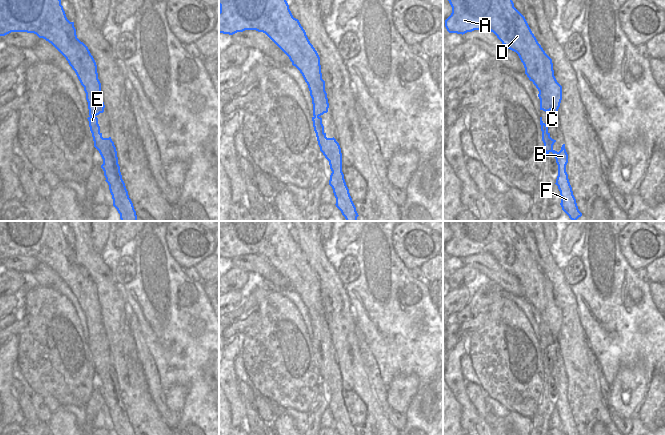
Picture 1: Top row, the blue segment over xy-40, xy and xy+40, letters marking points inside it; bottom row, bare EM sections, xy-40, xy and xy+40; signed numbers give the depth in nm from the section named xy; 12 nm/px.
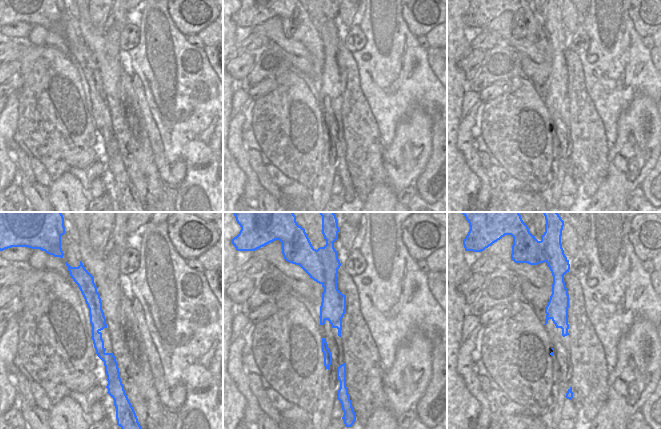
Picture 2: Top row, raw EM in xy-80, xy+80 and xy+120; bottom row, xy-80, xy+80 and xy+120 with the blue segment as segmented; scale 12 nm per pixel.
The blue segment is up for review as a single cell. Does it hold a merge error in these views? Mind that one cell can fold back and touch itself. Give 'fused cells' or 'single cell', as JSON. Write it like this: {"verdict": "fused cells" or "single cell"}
{"verdict": "fused cells"}

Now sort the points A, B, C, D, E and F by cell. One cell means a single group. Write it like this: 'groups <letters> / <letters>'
groups A B D E F / C

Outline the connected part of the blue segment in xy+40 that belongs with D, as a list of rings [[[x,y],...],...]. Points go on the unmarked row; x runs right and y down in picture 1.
[[[447,221],[452,237],[445,244],[449,257],[465,258],[474,254],[489,254],[508,273],[516,276],[525,298],[539,315],[540,334],[551,334],[542,320],[548,297],[545,275],[532,257],[525,241],[514,231],[510,221]]]

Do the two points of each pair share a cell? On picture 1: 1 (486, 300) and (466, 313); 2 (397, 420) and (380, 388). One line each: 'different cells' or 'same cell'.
1: same cell
2: same cell

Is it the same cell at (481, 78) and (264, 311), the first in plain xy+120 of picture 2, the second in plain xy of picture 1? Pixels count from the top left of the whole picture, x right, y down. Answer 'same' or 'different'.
different

